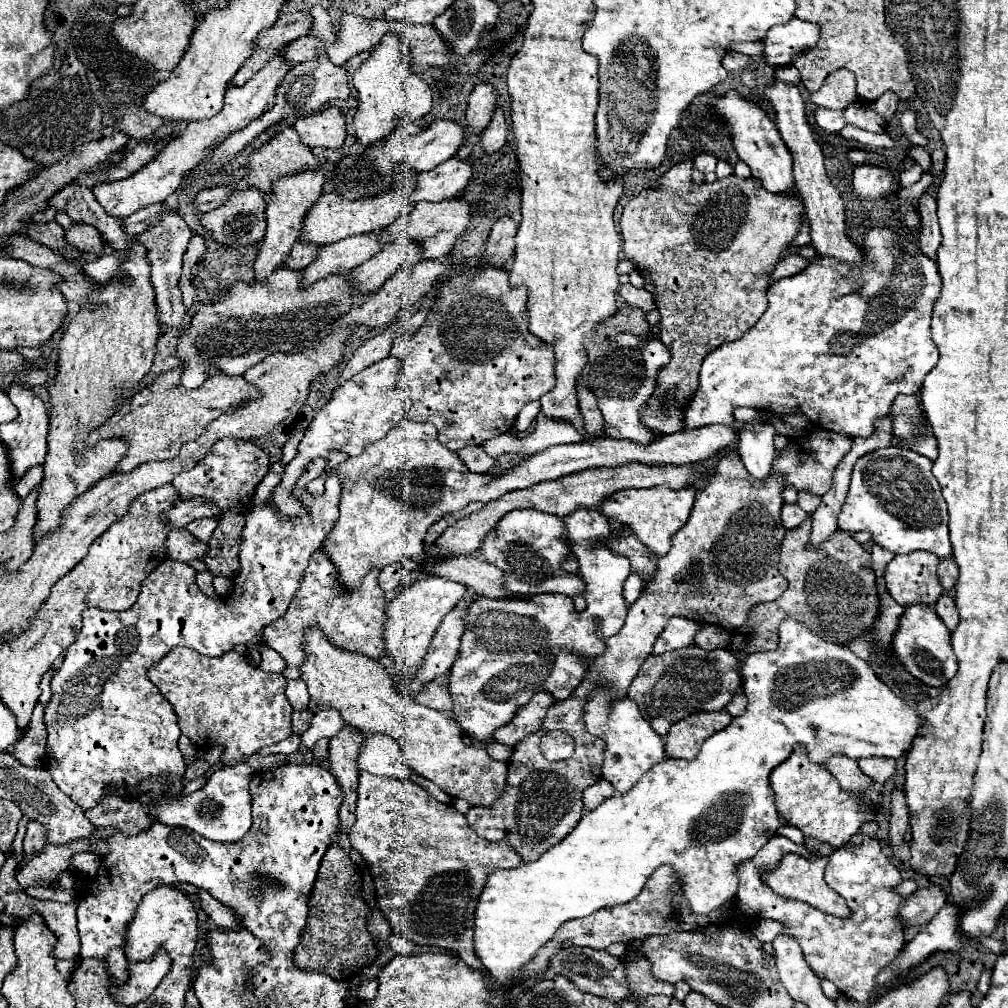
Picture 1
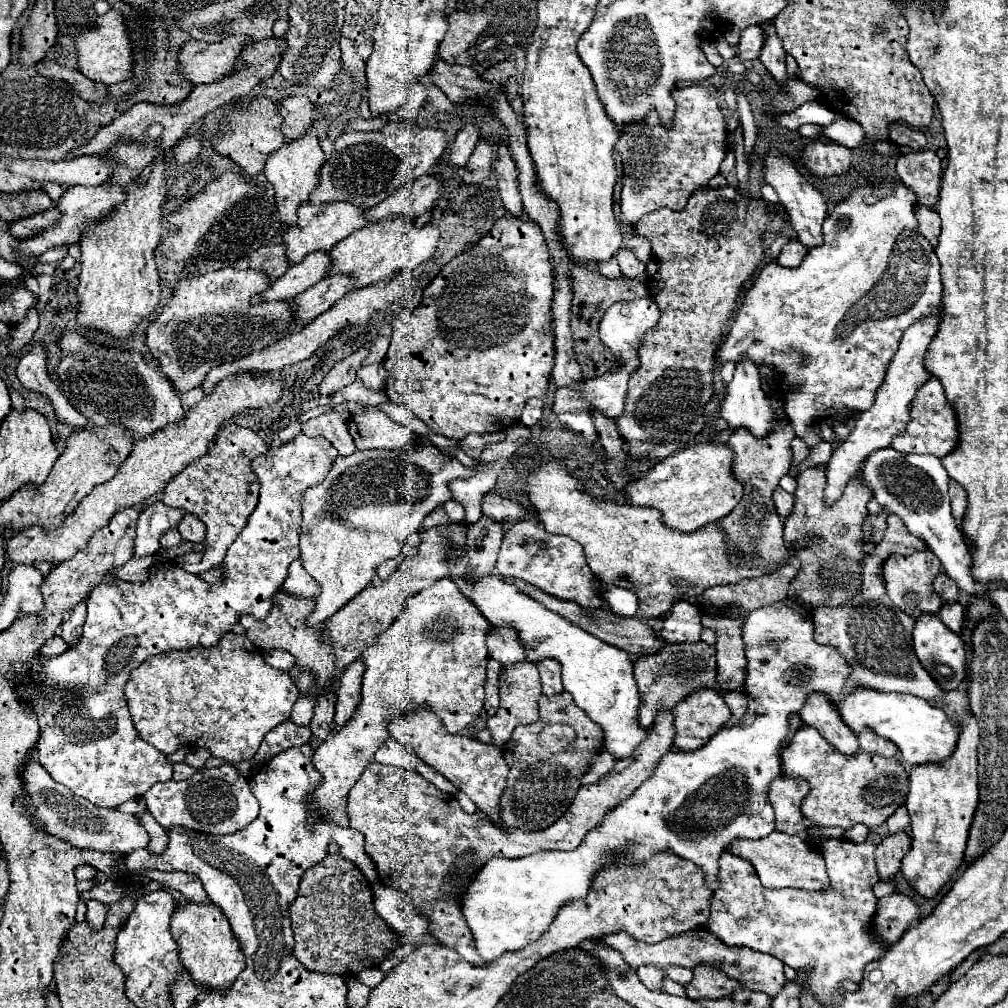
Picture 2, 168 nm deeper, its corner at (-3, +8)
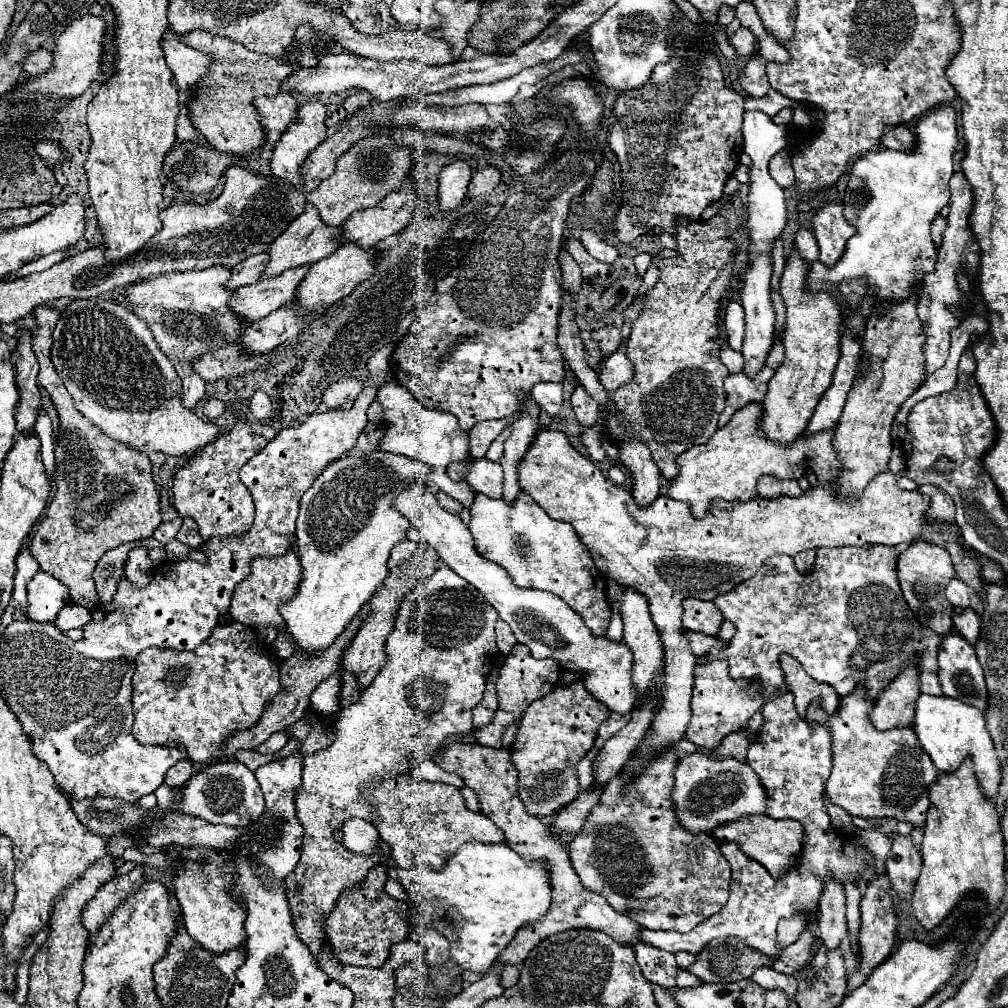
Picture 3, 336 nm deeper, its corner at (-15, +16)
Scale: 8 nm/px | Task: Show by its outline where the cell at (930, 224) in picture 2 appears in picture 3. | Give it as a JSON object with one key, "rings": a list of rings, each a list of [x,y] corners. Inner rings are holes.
{"rings":[[[936,218],[934,222],[932,222],[932,240],[934,240],[934,246],[936,248],[940,248],[940,244],[942,244],[942,232],[946,230],[946,218]]]}

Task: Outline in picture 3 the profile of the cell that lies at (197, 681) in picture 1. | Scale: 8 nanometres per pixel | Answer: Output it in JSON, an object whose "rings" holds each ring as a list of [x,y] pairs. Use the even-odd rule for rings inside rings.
{"rings":[[[228,622],[228,624],[220,624],[212,630],[212,634],[194,650],[172,650],[172,648],[146,648],[144,652],[140,652],[140,656],[136,656],[134,660],[136,668],[134,668],[134,676],[132,676],[132,708],[134,708],[134,726],[132,726],[132,734],[140,744],[150,744],[150,746],[164,746],[164,744],[180,744],[186,748],[188,756],[192,762],[204,764],[210,756],[214,756],[220,748],[220,744],[232,734],[238,732],[242,728],[250,728],[252,724],[256,724],[256,720],[260,720],[266,704],[282,690],[280,680],[278,680],[278,658],[274,656],[274,652],[270,650],[268,644],[262,644],[256,640],[256,632],[244,624],[238,622]]]}

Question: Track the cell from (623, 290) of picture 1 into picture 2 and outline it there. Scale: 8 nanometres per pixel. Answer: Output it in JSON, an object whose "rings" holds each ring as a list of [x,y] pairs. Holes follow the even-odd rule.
{"rings":[[[612,258],[612,260],[608,260],[608,262],[600,262],[598,268],[600,268],[600,272],[602,272],[606,278],[620,278],[620,276],[622,276],[622,270],[620,270],[616,258]]]}

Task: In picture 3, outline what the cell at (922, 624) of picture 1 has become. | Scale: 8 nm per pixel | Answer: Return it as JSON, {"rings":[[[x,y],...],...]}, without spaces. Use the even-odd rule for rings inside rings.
{"rings":[[[946,634],[942,638],[940,644],[940,652],[938,652],[938,678],[940,678],[940,686],[944,690],[944,696],[956,698],[964,704],[970,704],[974,708],[978,708],[980,712],[988,710],[988,688],[984,682],[984,672],[982,666],[976,658],[976,652],[970,644],[966,644],[958,634]]]}

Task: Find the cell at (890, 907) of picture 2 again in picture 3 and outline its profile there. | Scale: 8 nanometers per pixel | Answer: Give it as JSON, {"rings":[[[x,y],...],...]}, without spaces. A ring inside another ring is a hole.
{"rings":[[[878,876],[874,880],[868,882],[866,894],[862,896],[860,902],[860,910],[862,910],[862,926],[860,926],[860,934],[858,934],[858,948],[860,948],[860,964],[858,964],[858,972],[862,976],[870,976],[870,972],[882,964],[894,948],[894,938],[896,938],[896,926],[898,926],[898,918],[896,914],[890,910],[890,880],[888,876]]]}

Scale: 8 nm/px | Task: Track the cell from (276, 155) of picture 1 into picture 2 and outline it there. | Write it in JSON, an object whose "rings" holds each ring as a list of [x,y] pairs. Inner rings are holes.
{"rings":[[[254,98],[242,112],[230,112],[222,120],[220,132],[224,134],[214,136],[212,146],[216,148],[216,152],[220,152],[222,156],[228,156],[238,166],[242,166],[250,176],[258,176],[262,174],[268,156],[280,150],[280,146],[288,144],[286,136],[282,136],[282,124],[284,120],[280,120],[280,110],[272,100]]]}

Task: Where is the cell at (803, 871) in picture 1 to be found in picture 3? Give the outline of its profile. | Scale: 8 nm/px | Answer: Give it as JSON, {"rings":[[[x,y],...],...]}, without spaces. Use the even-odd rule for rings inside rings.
{"rings":[[[746,816],[744,820],[736,820],[736,822],[728,822],[728,824],[720,824],[718,828],[714,828],[710,832],[716,842],[734,842],[740,846],[740,850],[758,860],[774,878],[778,878],[782,872],[786,872],[788,868],[792,868],[792,864],[796,862],[796,858],[800,856],[800,848],[802,848],[802,836],[804,836],[804,828],[800,822],[796,820],[774,820],[768,816]]]}

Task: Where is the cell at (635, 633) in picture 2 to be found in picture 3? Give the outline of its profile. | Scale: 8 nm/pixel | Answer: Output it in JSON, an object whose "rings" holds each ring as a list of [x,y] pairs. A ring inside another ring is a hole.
{"rings":[[[688,632],[686,638],[690,640],[692,652],[694,652],[696,656],[706,656],[706,654],[710,654],[712,648],[722,650],[722,648],[726,648],[726,644],[728,644],[728,642],[724,642],[724,640],[716,638],[716,636],[708,636],[708,634],[700,634],[700,632]]]}

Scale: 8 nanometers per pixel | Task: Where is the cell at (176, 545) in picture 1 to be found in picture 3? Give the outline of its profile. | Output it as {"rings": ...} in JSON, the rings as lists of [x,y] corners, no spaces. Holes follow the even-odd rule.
{"rings":[[[174,518],[170,522],[162,522],[154,532],[154,540],[158,540],[160,544],[168,544],[170,540],[174,540],[176,532],[180,530],[180,526],[182,526],[182,518]]]}

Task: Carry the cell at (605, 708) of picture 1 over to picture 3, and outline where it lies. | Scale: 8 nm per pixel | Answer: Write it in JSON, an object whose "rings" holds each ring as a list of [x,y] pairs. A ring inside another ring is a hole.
{"rings":[[[416,480],[392,500],[394,508],[410,520],[410,524],[424,536],[424,540],[438,552],[444,564],[448,564],[458,576],[470,582],[480,594],[496,608],[498,616],[510,624],[516,640],[526,644],[536,658],[556,658],[566,670],[574,670],[582,674],[582,682],[586,690],[606,704],[612,712],[630,712],[636,700],[636,692],[632,688],[632,652],[626,644],[604,640],[604,636],[596,638],[586,628],[584,620],[560,598],[542,590],[524,590],[518,588],[508,572],[482,558],[472,542],[472,534],[466,524],[462,524],[460,516],[450,514],[440,508],[436,502],[436,492],[430,488],[426,480]]]}

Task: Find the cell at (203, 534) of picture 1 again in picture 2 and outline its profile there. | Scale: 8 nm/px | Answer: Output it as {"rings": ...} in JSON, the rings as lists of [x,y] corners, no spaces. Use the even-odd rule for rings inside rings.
{"rings":[[[186,514],[178,524],[178,530],[184,536],[184,542],[204,542],[204,536],[206,536],[204,524],[200,524],[200,520],[196,520],[194,516]]]}

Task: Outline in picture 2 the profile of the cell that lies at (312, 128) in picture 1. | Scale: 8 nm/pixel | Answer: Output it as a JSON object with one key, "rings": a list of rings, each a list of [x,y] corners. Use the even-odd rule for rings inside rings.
{"rings":[[[306,96],[284,98],[278,108],[280,114],[284,116],[284,136],[288,140],[296,140],[304,136],[304,132],[314,128],[314,124],[322,118],[316,106]]]}

